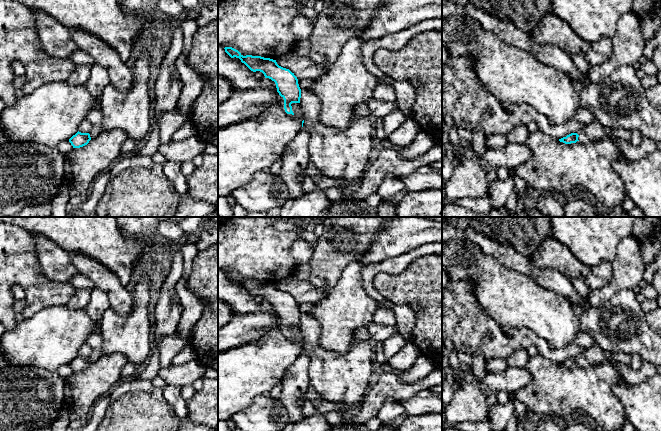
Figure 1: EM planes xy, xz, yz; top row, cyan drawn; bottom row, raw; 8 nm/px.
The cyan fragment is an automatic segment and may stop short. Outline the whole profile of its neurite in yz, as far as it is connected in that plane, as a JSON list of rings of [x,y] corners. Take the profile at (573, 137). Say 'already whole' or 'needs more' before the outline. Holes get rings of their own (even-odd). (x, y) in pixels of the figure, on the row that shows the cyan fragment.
needs more; [[[598,121],[586,124],[578,133],[571,133],[559,139],[565,144],[581,142],[593,142],[611,136],[613,128],[604,127]]]

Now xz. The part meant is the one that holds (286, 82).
already whole; [[[225,47],[225,52],[231,58],[239,58],[251,71],[260,71],[265,78],[275,82],[277,92],[284,99],[284,109],[287,114],[294,115],[292,103],[300,103],[301,89],[298,79],[289,69],[279,66],[276,60],[261,56],[243,56],[238,50],[232,47]]]

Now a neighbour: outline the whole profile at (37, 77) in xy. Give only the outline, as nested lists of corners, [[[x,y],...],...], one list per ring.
[[[0,0],[0,99],[3,100],[6,107],[16,103],[18,95],[27,95],[32,93],[38,87],[53,81],[66,81],[75,69],[73,61],[68,59],[58,59],[49,56],[43,49],[38,34],[35,14],[25,5],[11,0]],[[13,62],[21,62],[25,67],[25,85],[19,93],[12,86],[14,73],[12,70]]]

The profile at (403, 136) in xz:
[[[408,118],[398,129],[387,136],[387,139],[396,146],[406,147],[413,142],[419,133],[419,125]]]

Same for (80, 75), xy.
[[[76,65],[74,71],[66,80],[70,85],[86,85],[91,73],[91,67],[87,65]]]

